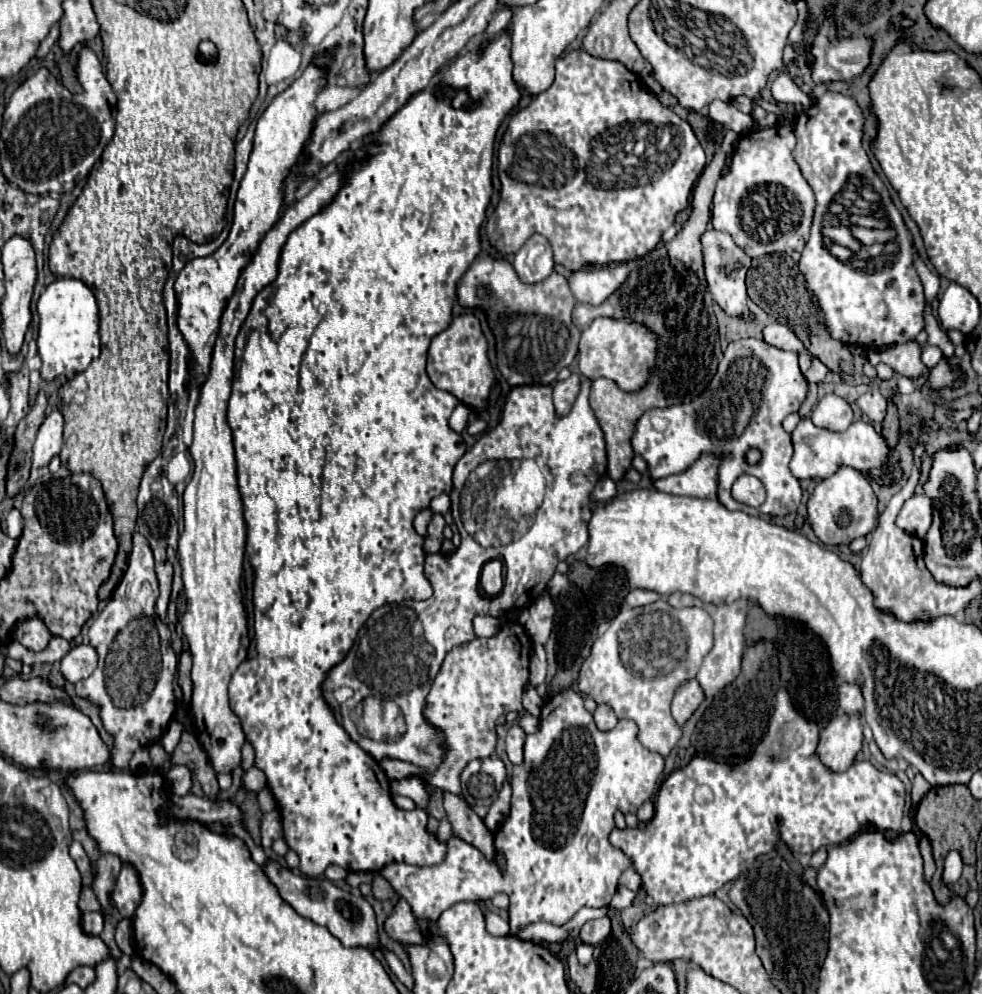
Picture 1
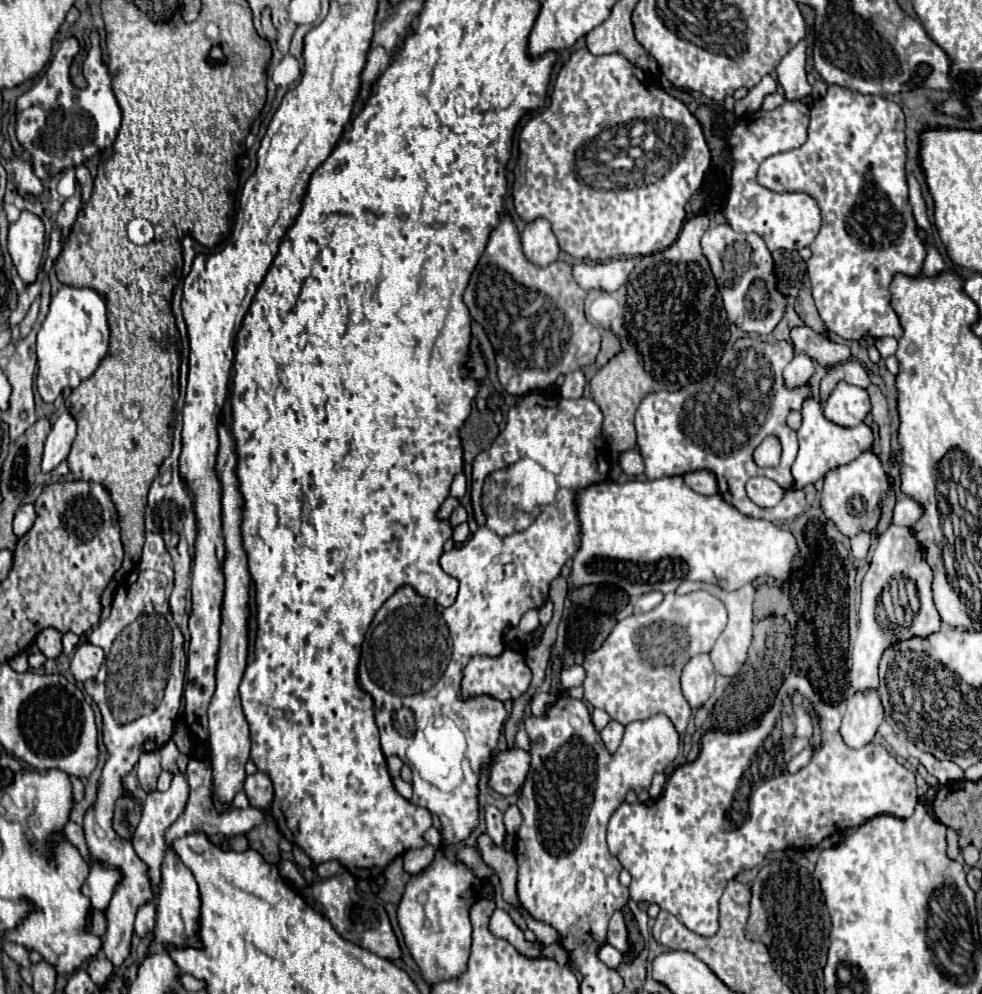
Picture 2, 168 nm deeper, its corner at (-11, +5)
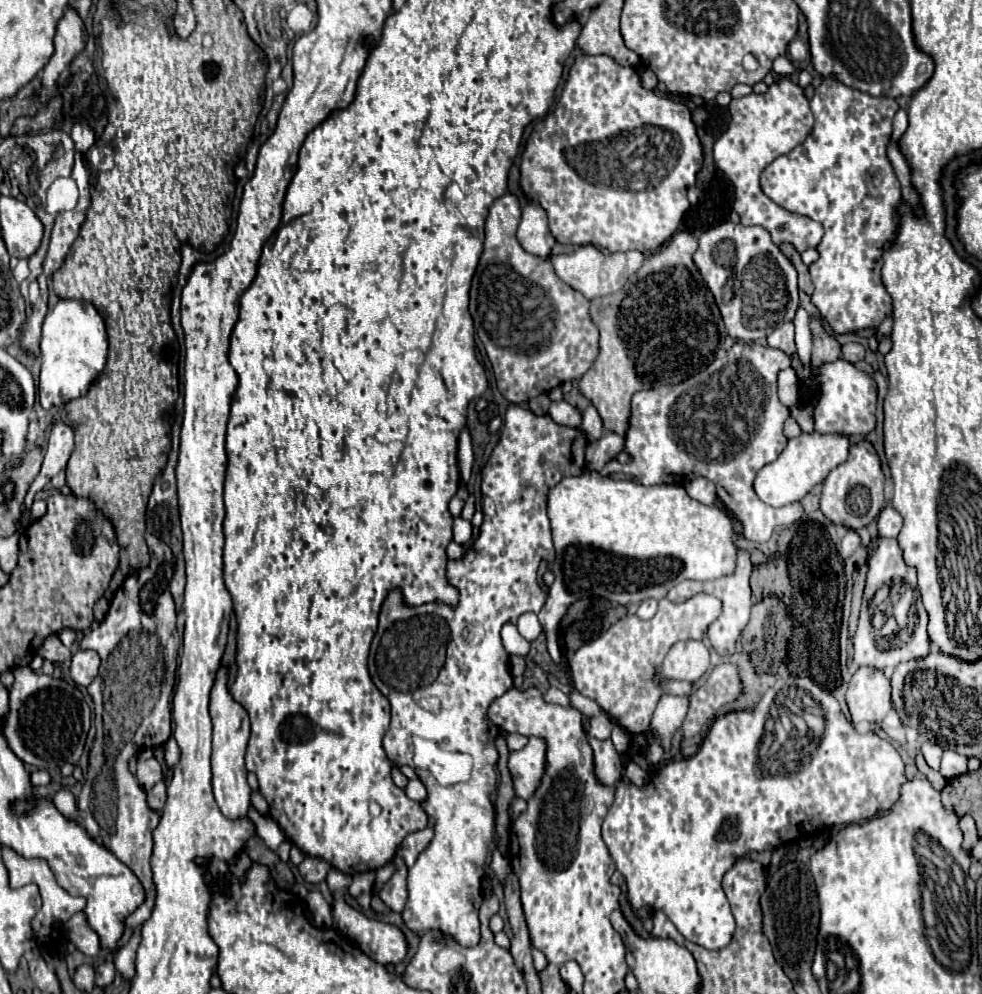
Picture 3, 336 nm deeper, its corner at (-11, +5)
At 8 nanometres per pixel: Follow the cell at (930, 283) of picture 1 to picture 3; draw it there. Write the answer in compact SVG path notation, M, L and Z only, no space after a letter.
M899 109L893 118L893 135L891 135L891 139L895 141L895 145L899 147L901 145L901 139L903 139L903 135L905 135L905 131L907 131L908 127L908 115L906 110Z

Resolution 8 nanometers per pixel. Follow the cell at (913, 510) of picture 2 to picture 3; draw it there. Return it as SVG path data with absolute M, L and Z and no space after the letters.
M887 505L877 517L879 535L881 537L897 537L901 527L903 527L903 517L891 505Z

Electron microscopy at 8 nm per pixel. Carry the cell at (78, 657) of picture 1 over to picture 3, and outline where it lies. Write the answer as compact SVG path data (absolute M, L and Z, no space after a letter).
M77 651L71 659L71 677L77 685L87 687L95 677L99 669L99 655L95 651Z

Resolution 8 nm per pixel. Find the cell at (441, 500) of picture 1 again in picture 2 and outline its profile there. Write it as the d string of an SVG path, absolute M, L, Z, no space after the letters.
M459 473L455 477L453 485L451 485L451 495L457 497L457 499L461 499L465 495L465 491L467 491L467 477L465 477L465 473Z

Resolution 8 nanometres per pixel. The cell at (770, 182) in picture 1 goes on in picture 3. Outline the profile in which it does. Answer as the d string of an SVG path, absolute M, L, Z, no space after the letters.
M781 79L769 87L763 95L747 95L741 99L733 99L729 105L731 125L717 139L713 147L713 157L717 153L715 165L731 179L735 187L735 203L733 209L739 213L741 223L745 227L759 225L771 233L775 245L791 243L799 253L809 247L815 247L823 237L823 225L805 217L795 215L773 203L759 187L759 173L765 165L769 165L777 155L785 155L797 145L805 141L813 127L813 113L809 109L809 101L803 95L803 89L789 79Z

